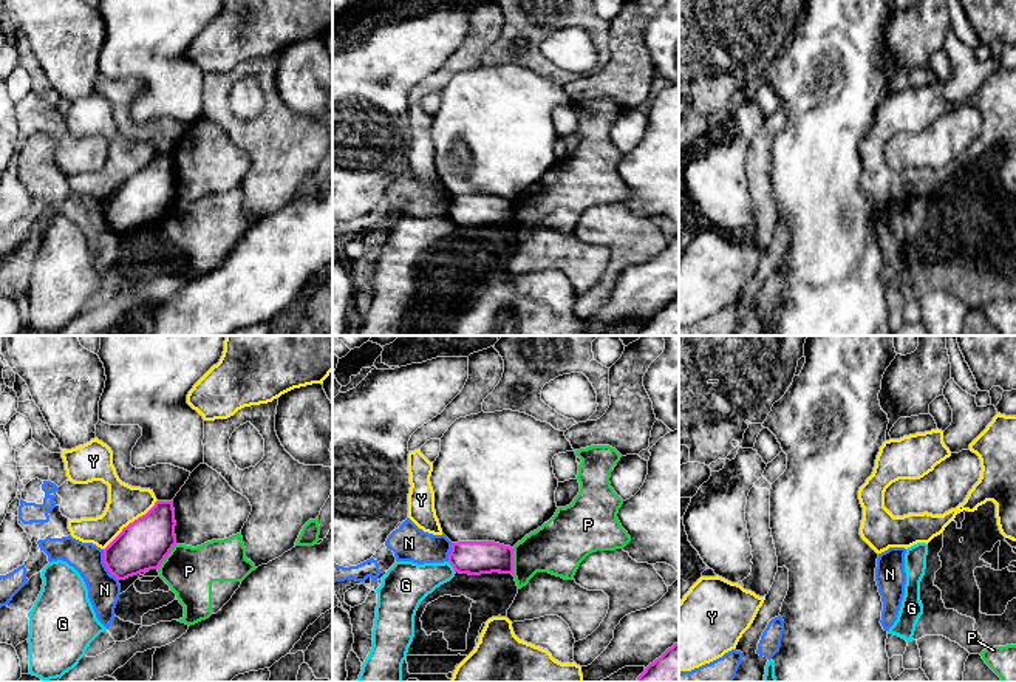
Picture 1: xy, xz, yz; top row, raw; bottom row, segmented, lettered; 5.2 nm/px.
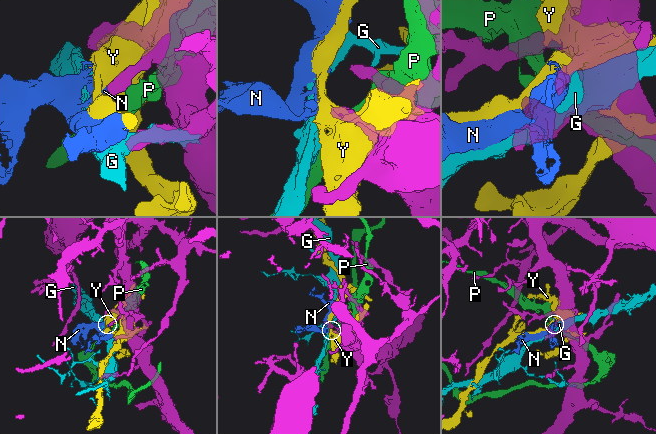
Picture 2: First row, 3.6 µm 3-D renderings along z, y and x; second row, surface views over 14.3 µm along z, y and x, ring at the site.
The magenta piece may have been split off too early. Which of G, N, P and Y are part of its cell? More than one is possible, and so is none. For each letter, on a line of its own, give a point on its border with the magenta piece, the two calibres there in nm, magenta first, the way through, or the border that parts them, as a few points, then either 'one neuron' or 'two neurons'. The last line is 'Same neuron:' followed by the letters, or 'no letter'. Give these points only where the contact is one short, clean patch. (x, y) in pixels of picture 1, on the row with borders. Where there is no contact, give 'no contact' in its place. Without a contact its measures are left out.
G: xz (453, 568) | 180/220 nm | two neurons
N: xy (105, 565) | 260/170 nm | along xy (101, 549), (105, 568), (118, 580) | two neurons
P: xz (512, 562) | 180/280 nm | two neurons
Y: xy (130, 523) | 260/190 nm | two neurons
Same neuron: no letter

